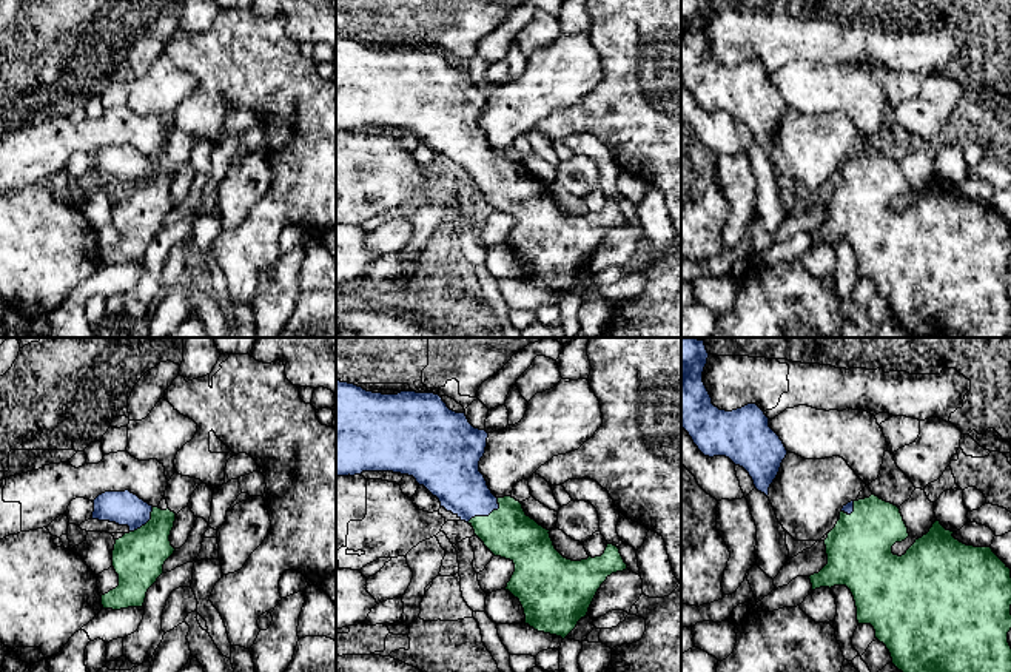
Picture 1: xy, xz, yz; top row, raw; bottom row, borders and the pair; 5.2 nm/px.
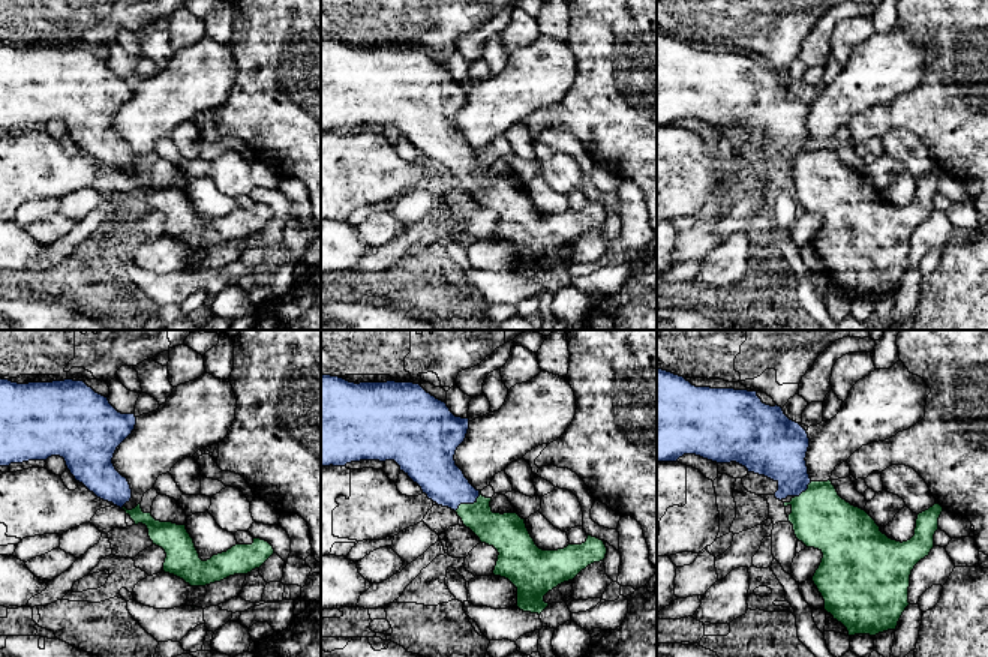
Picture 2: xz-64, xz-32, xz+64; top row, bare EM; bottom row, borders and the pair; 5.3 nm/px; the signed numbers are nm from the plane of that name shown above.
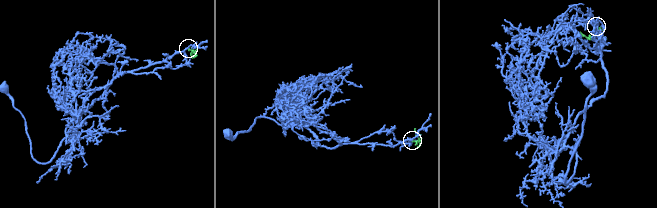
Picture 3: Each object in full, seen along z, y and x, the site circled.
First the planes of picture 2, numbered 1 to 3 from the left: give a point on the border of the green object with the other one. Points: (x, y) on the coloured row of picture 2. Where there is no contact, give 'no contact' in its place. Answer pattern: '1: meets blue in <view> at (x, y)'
1: no contact
2: meets blue in xz-32 at (470, 503)
3: meets blue in xz+64 at (804, 491)

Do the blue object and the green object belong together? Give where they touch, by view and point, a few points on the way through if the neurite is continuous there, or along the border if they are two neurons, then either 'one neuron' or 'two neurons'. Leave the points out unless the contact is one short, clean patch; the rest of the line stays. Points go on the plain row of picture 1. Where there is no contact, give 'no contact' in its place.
contact xz (487, 170); way xz (455, 134), (487, 170), (507, 187); one neuron

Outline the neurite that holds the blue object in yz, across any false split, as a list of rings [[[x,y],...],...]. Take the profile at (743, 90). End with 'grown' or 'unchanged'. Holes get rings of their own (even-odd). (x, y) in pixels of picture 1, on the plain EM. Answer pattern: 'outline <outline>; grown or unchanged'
outline [[[681,0],[681,82],[704,111],[729,113],[735,120],[743,122],[752,133],[755,143],[767,151],[788,105],[757,59],[747,59],[732,66],[720,65],[712,59],[703,37],[707,12],[706,0]]]; unchanged

